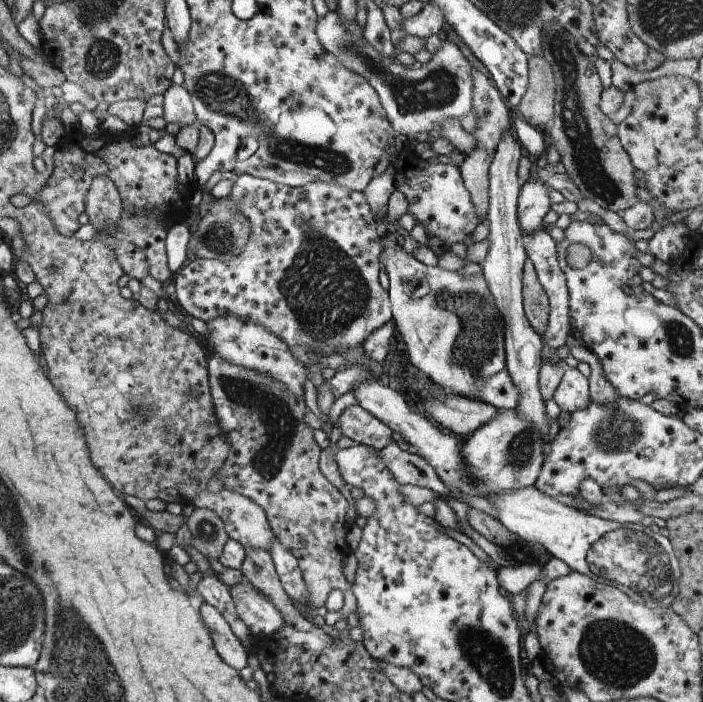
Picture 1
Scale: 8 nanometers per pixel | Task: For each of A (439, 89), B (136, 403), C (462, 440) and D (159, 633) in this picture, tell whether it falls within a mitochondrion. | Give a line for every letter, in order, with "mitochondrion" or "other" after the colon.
A: mitochondrion
B: mitochondrion
C: other
D: other

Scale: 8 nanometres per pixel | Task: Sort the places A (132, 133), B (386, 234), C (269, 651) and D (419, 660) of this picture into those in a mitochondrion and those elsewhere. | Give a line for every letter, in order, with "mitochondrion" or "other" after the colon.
A: other
B: other
C: other
D: other

